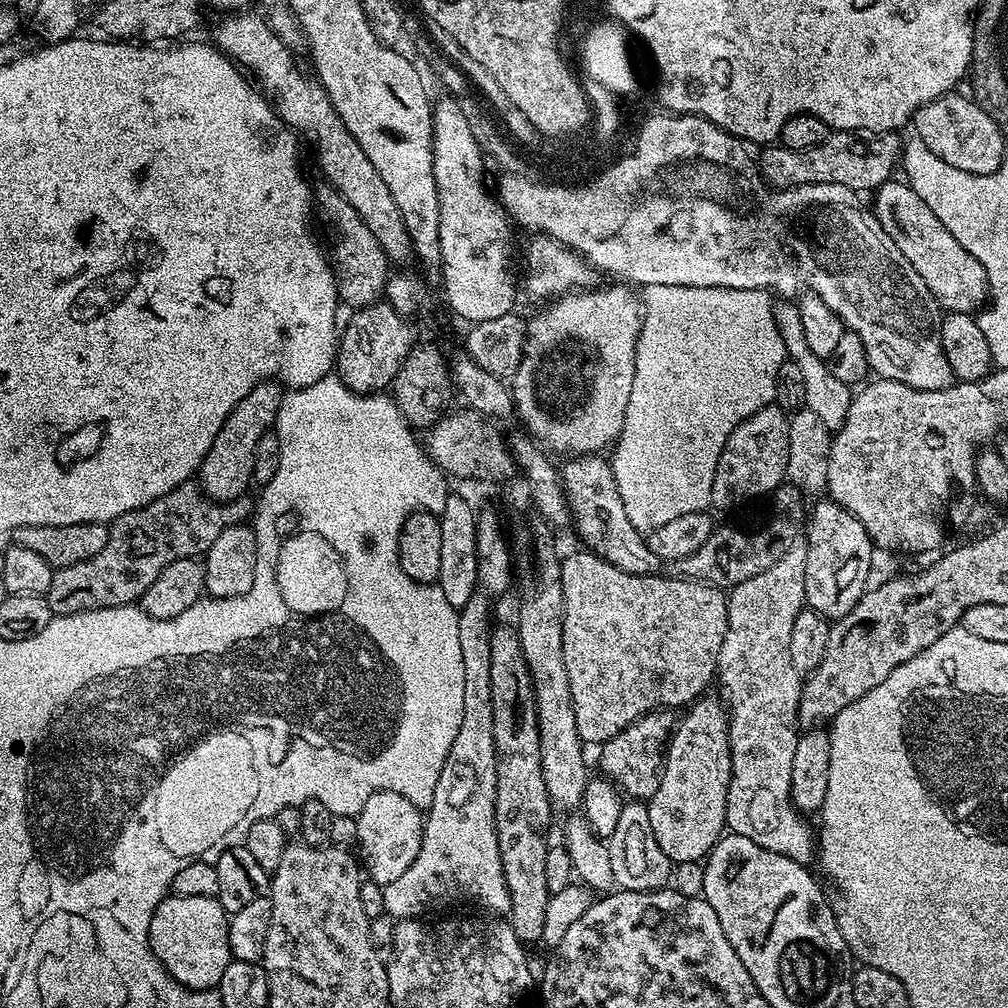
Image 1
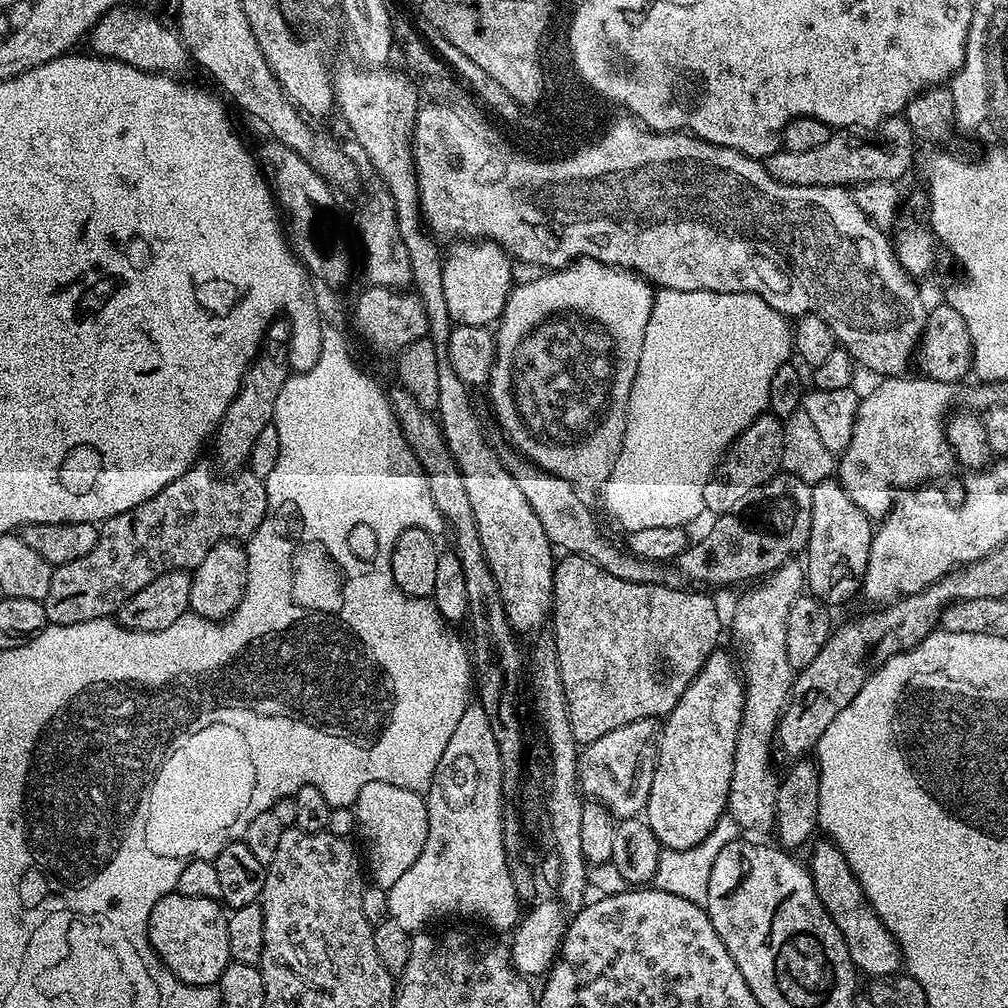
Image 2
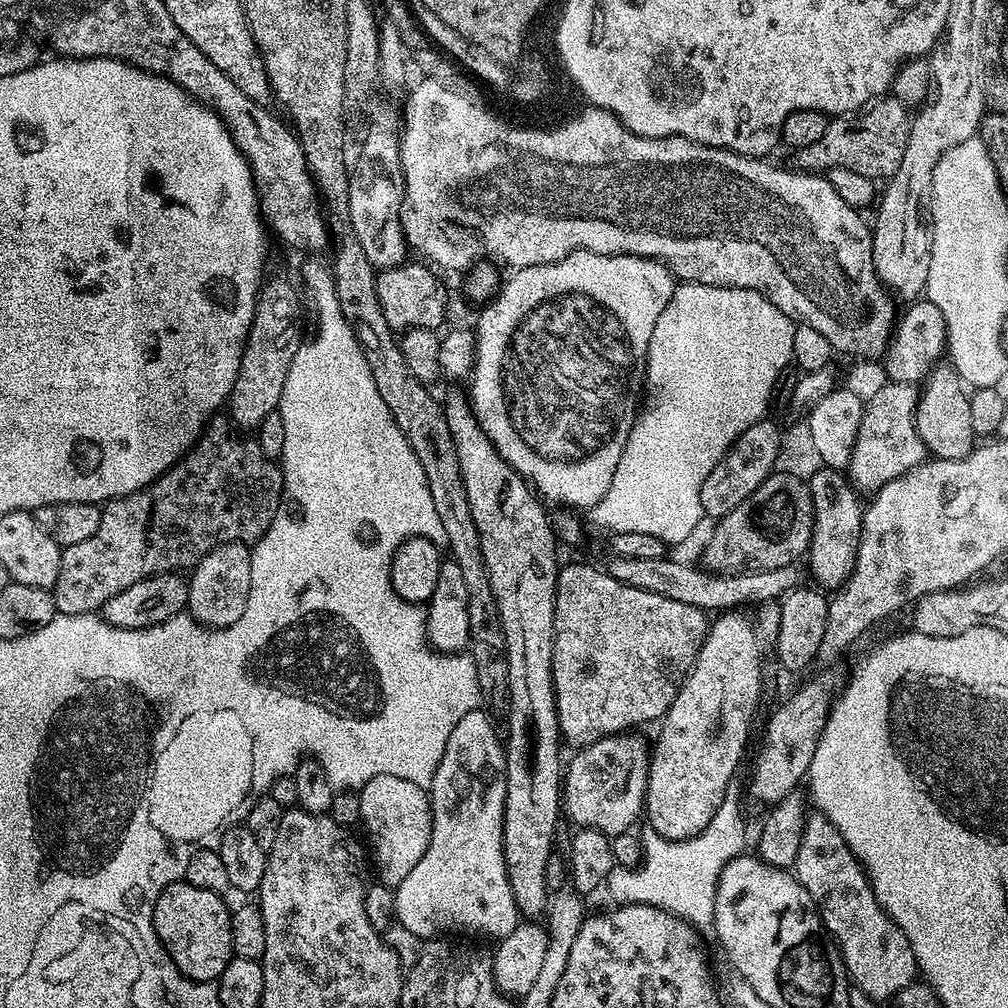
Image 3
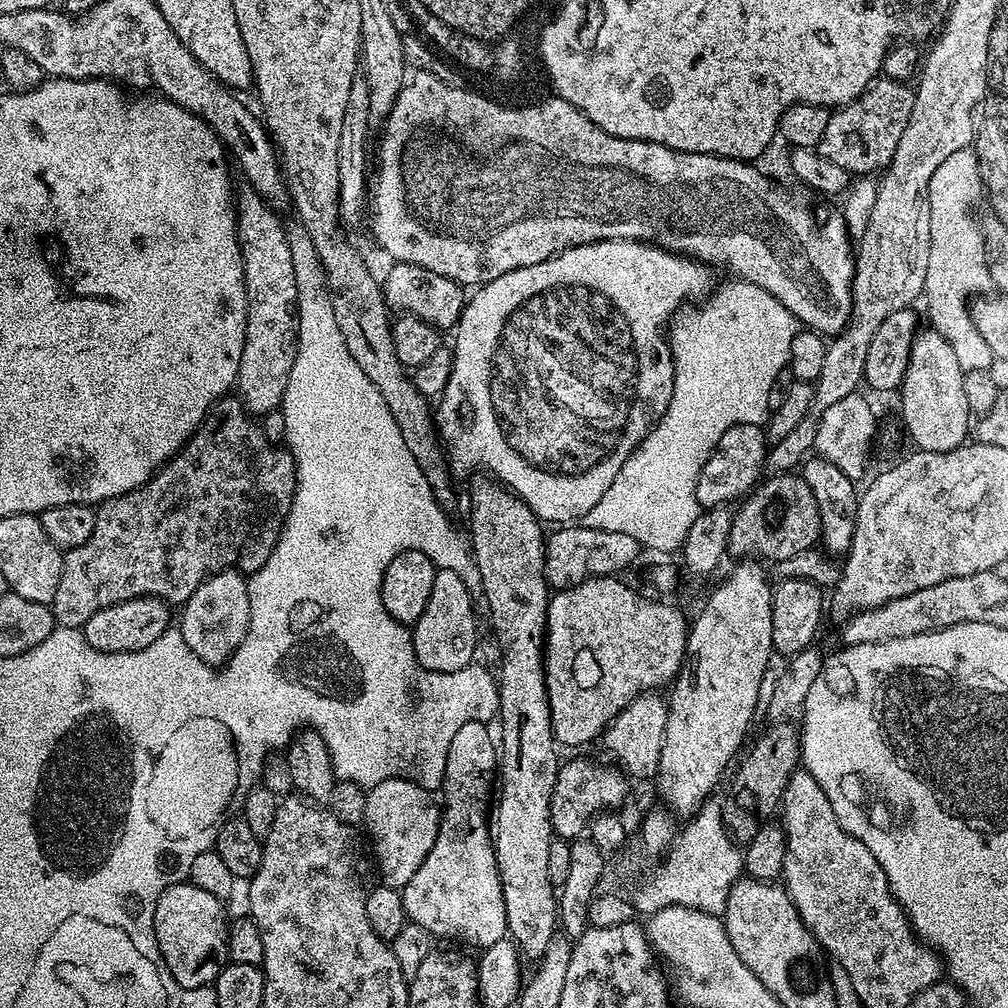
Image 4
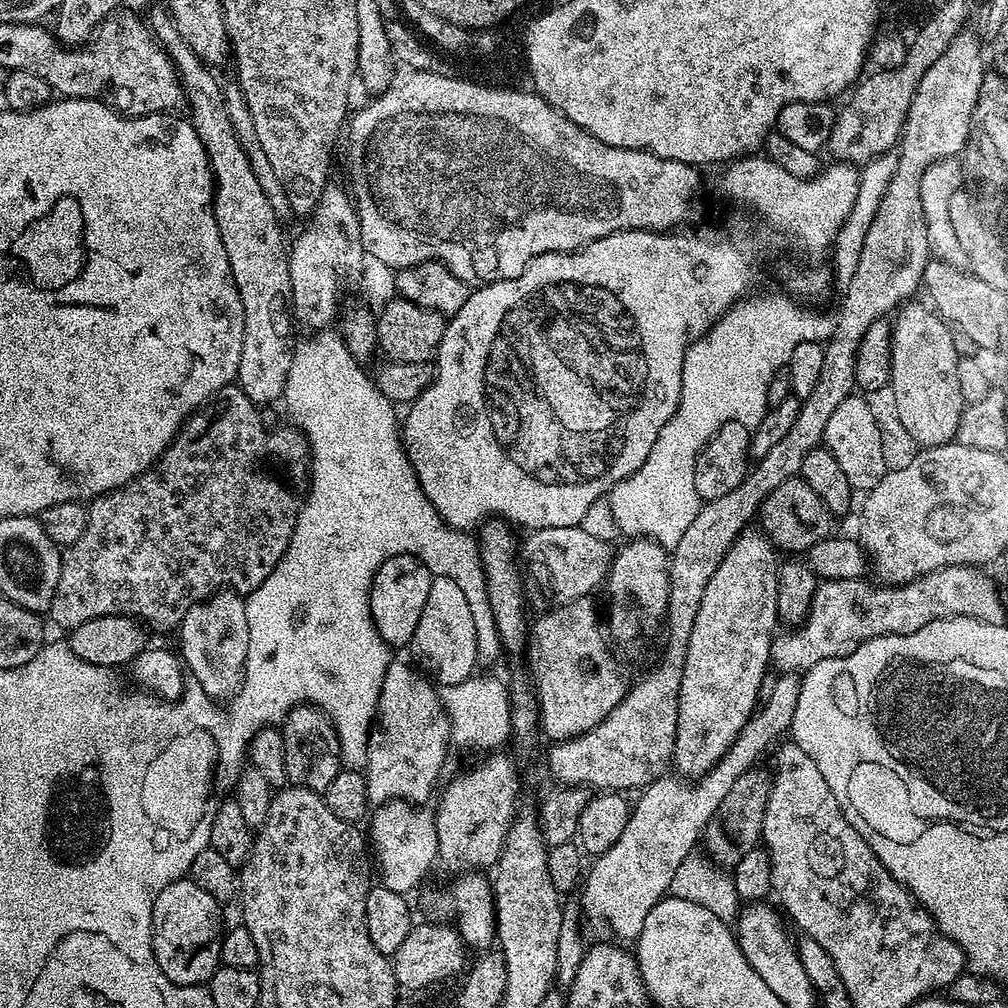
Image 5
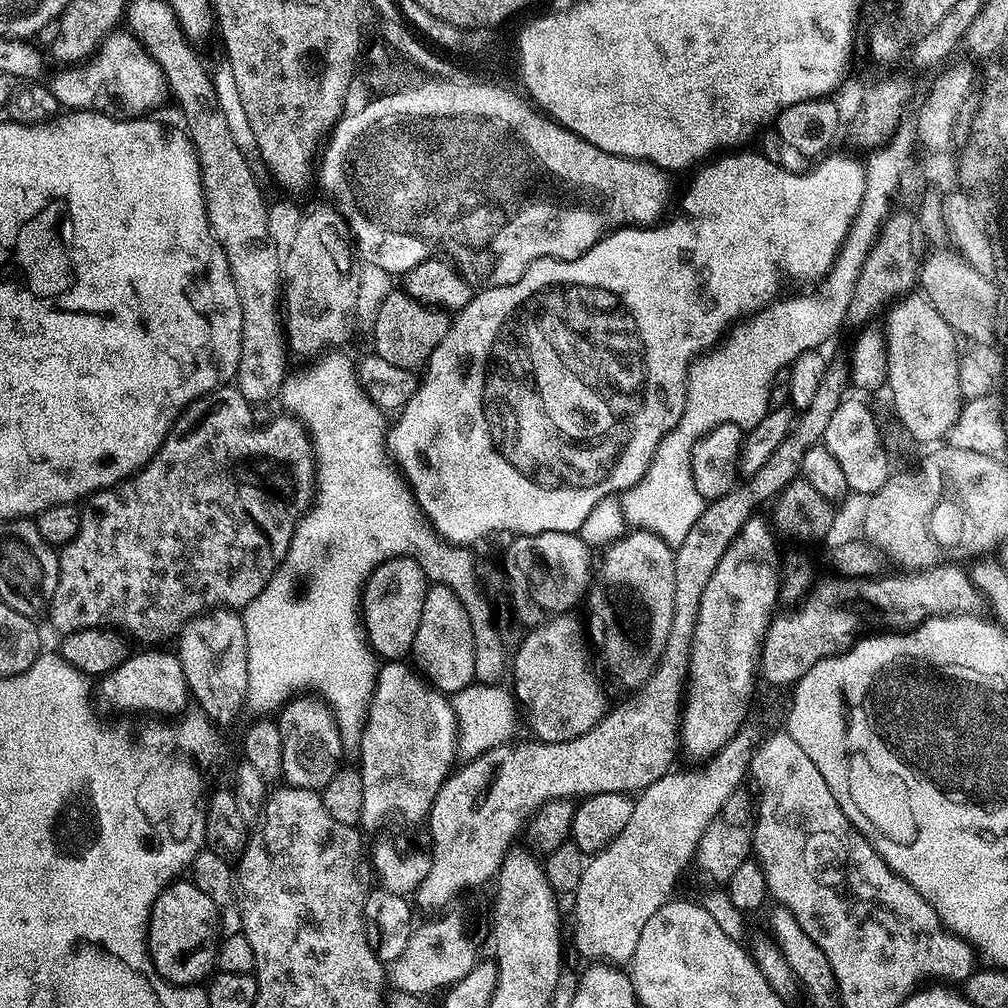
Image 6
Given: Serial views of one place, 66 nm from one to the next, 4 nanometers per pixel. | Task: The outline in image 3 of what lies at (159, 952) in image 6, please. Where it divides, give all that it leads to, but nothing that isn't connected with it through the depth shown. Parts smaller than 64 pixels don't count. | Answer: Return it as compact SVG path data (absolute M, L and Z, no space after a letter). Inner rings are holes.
M177 882L168 887L158 898L154 906L154 930L156 937L160 939L160 945L164 947L164 953L172 960L172 965L187 976L189 980L201 982L215 982L219 980L222 970L233 958L232 939L232 912L224 905L225 897L219 892L204 891L198 887L192 887L183 882Z

